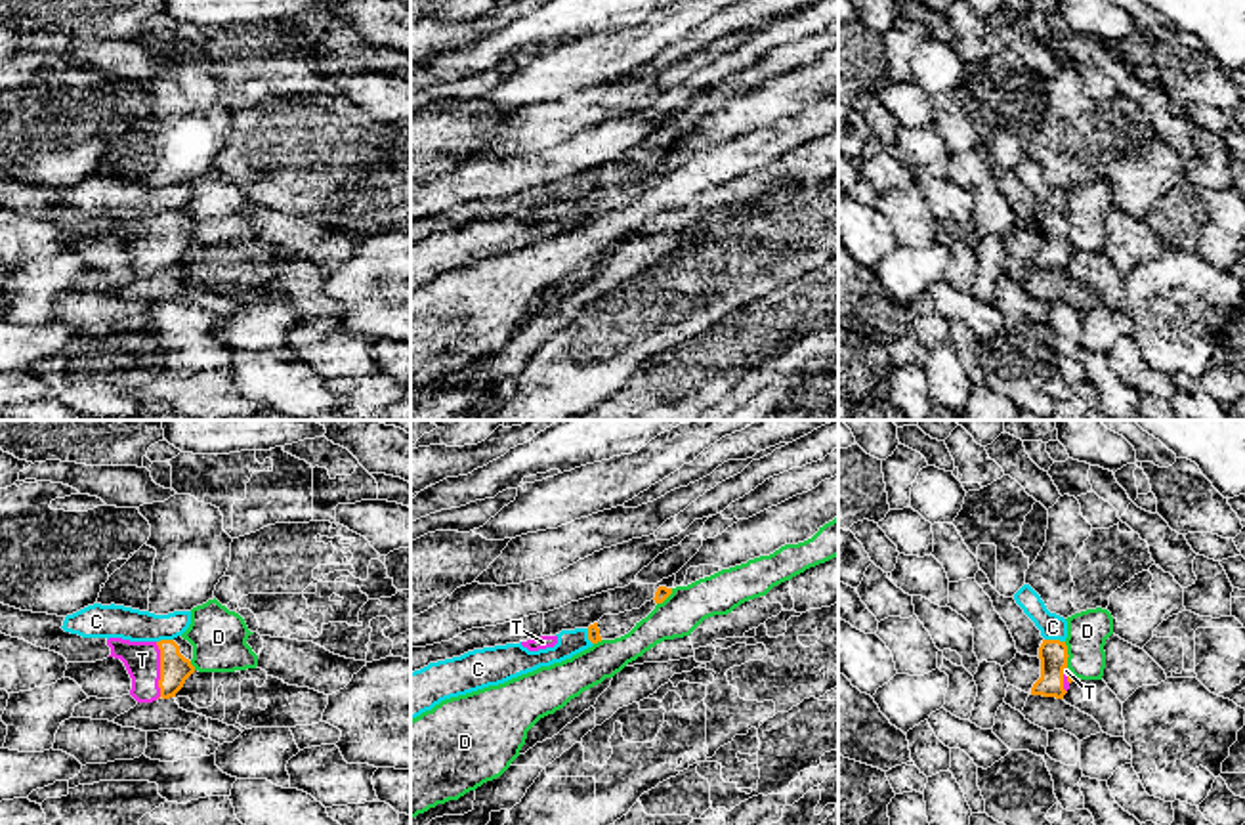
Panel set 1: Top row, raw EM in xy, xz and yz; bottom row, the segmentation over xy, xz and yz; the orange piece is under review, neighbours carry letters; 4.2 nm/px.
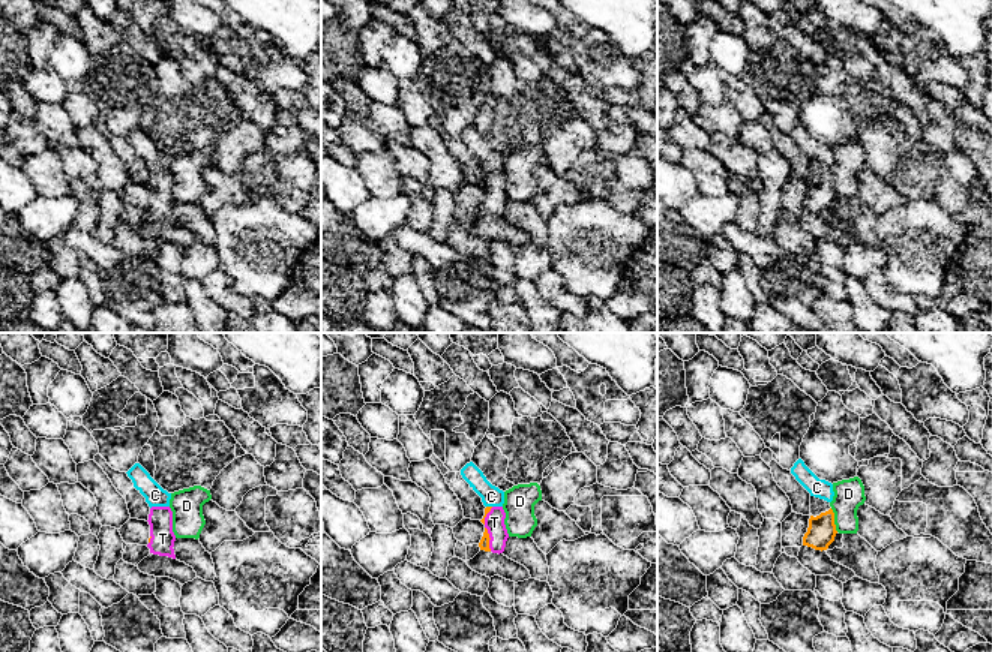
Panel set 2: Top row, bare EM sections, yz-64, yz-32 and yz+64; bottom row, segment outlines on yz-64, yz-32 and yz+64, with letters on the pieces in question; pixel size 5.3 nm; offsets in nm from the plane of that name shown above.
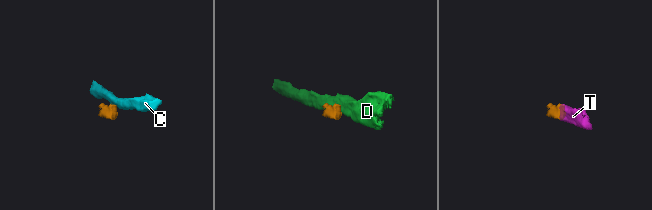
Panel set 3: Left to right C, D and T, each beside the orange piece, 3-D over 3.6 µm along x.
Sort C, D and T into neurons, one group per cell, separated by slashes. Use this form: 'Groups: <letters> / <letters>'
Groups: C / D / T

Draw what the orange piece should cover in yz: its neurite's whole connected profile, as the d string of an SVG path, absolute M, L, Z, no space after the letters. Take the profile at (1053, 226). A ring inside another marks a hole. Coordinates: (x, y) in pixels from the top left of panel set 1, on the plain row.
M1043 212L1039 220L1041 250L1033 256L1031 267L1064 271L1073 254L1067 241L1067 218L1060 212Z

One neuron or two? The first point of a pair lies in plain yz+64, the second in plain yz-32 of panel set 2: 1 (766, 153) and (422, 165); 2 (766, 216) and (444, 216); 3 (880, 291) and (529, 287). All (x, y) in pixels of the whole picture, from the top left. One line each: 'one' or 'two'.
1: two
2: one
3: two

